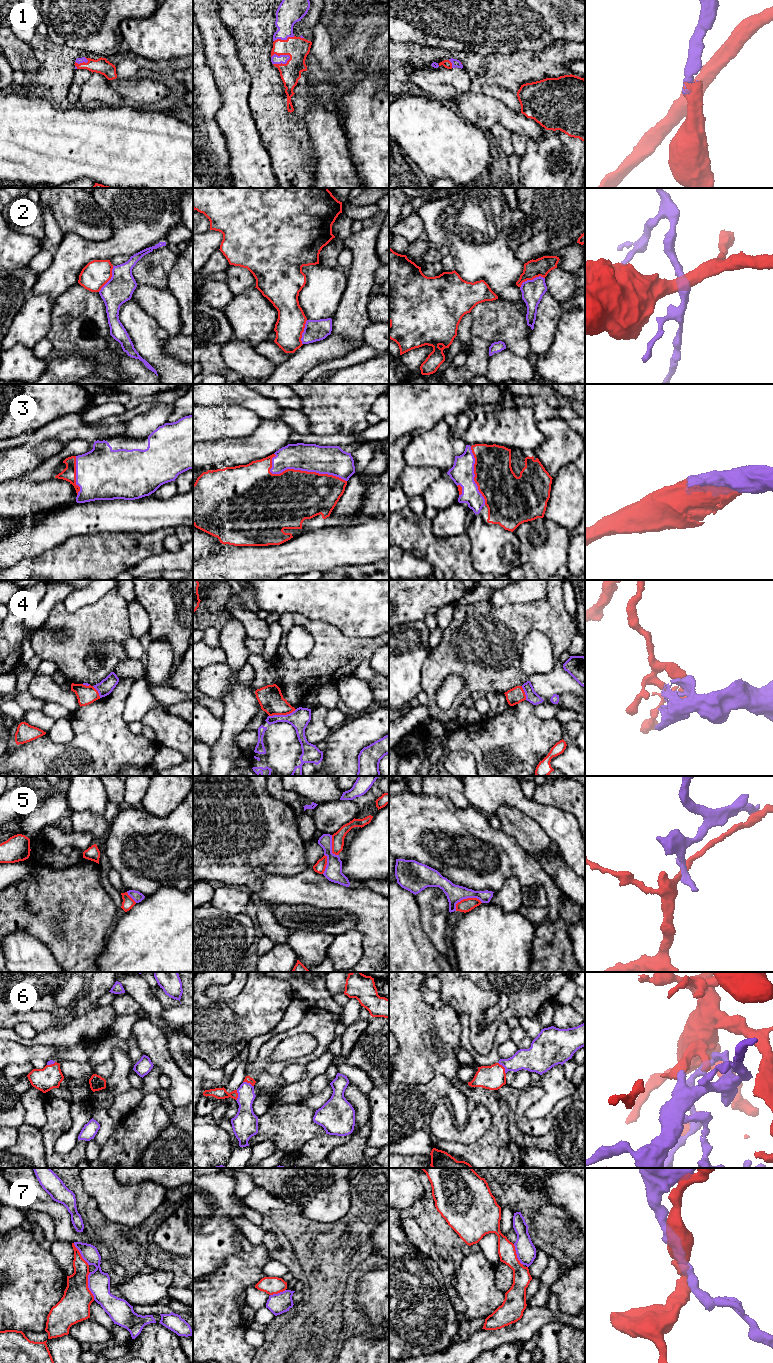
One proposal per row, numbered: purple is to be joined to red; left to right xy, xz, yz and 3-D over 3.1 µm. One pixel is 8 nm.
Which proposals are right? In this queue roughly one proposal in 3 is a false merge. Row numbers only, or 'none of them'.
1, 3, 6

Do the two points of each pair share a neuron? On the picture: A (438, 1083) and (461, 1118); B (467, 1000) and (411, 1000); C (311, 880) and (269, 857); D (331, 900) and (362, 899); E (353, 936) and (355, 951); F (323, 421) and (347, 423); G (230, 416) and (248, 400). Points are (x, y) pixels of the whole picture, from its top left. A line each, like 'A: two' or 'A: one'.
A: one
B: two
C: two
D: one
E: one
F: one
G: two

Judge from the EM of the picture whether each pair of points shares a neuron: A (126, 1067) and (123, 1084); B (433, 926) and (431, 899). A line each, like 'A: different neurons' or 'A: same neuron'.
A: same neuron
B: same neuron

